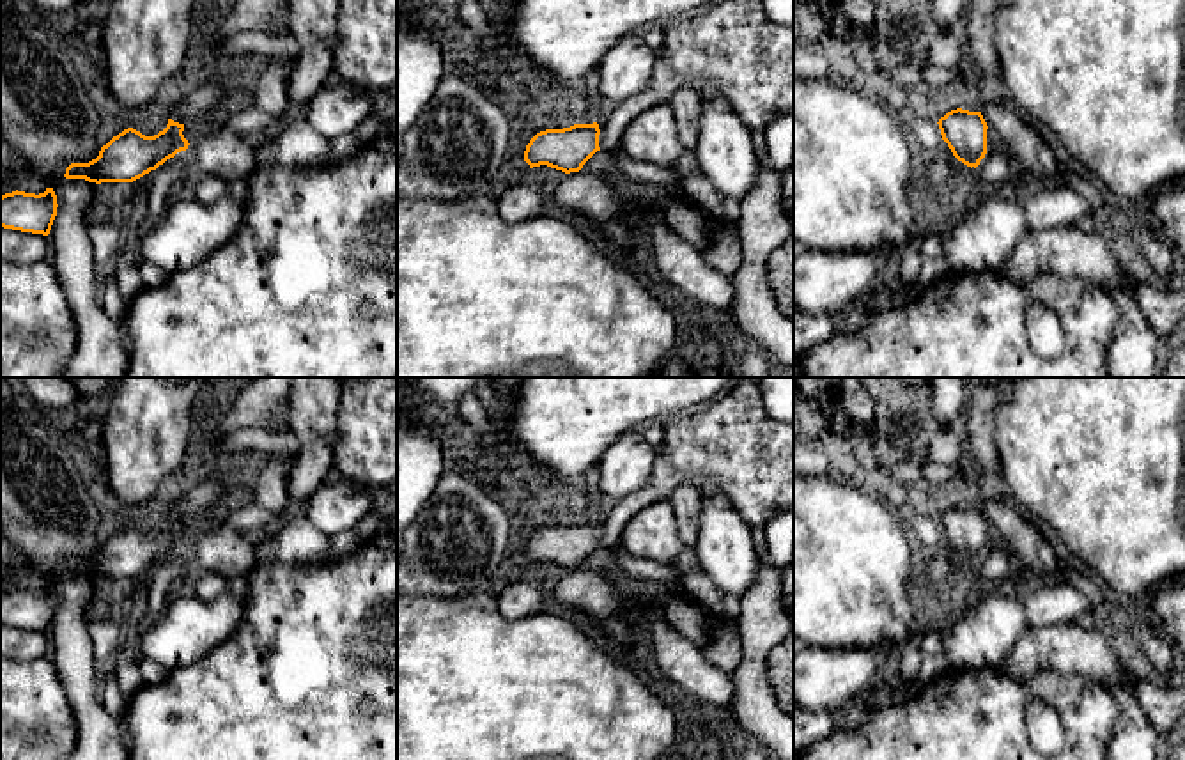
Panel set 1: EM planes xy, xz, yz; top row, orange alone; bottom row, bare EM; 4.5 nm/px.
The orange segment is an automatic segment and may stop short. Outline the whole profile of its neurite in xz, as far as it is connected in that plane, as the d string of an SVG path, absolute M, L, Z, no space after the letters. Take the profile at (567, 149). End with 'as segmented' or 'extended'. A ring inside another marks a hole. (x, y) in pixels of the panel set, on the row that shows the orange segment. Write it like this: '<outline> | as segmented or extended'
M721 0L664 30L647 87L606 108L593 124L537 133L524 161L565 174L579 172L597 152L620 147L627 126L691 89L705 103L723 99L751 131L778 115L794 115L794 25L772 23L762 0Z | extended

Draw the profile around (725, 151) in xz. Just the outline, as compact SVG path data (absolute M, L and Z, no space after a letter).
M717 97L701 105L693 154L709 182L739 202L749 195L762 170L751 131L728 103Z

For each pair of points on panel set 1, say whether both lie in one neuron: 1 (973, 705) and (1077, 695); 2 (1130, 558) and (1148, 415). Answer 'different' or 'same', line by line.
1: same
2: same

